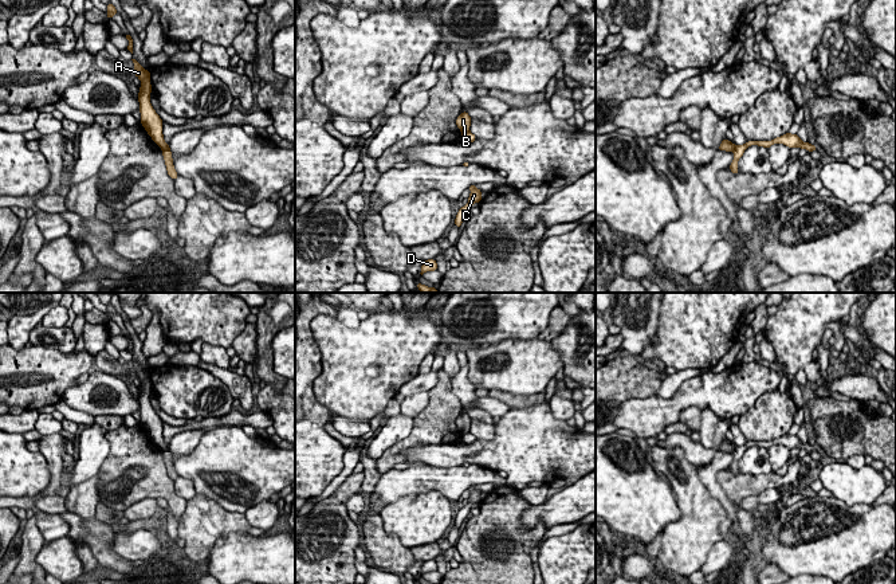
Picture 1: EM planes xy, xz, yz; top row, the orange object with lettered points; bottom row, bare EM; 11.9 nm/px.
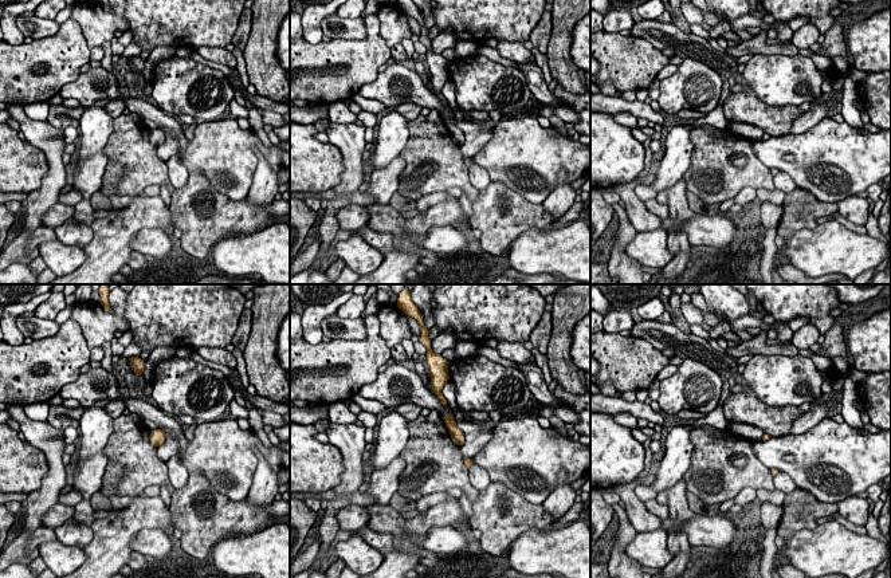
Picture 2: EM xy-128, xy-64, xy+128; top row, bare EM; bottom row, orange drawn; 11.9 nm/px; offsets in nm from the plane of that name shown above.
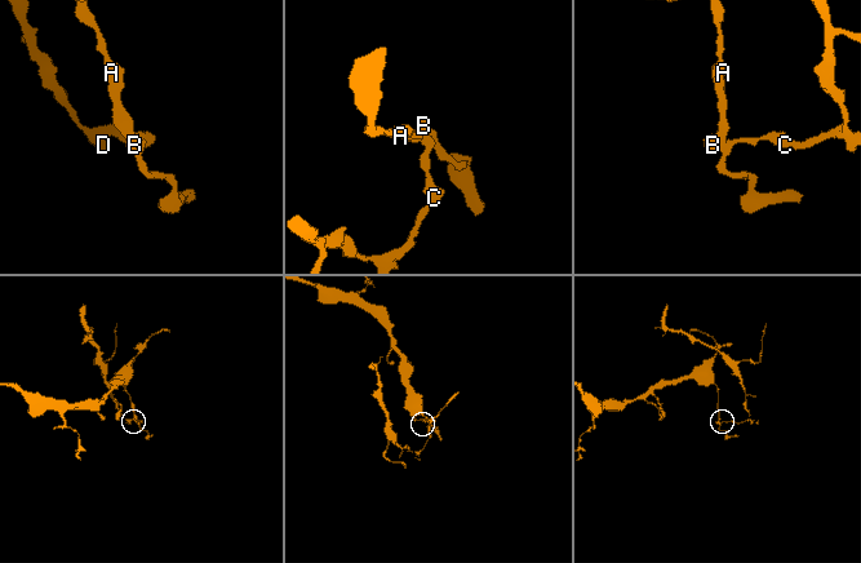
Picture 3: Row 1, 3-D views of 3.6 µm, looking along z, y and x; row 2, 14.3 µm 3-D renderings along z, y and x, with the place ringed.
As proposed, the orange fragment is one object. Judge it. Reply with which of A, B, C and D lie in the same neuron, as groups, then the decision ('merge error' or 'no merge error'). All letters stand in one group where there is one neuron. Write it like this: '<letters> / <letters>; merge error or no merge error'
A B / C D; merge error

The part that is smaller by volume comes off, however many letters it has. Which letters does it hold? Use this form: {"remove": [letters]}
{"remove": ["C", "D"]}

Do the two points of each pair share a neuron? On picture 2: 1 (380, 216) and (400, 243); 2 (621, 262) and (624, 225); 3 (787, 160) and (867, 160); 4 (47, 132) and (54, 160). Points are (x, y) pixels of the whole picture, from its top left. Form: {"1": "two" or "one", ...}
{"1": "one", "2": "one", "3": "one", "4": "one"}

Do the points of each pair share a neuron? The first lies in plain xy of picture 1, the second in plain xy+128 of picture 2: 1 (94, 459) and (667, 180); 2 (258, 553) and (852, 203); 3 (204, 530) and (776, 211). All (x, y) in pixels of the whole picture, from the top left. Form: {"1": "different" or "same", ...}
{"1": "same", "2": "different", "3": "different"}

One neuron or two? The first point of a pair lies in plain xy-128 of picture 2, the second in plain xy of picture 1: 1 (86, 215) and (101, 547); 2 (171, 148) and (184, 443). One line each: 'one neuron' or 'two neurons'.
1: one neuron
2: one neuron

